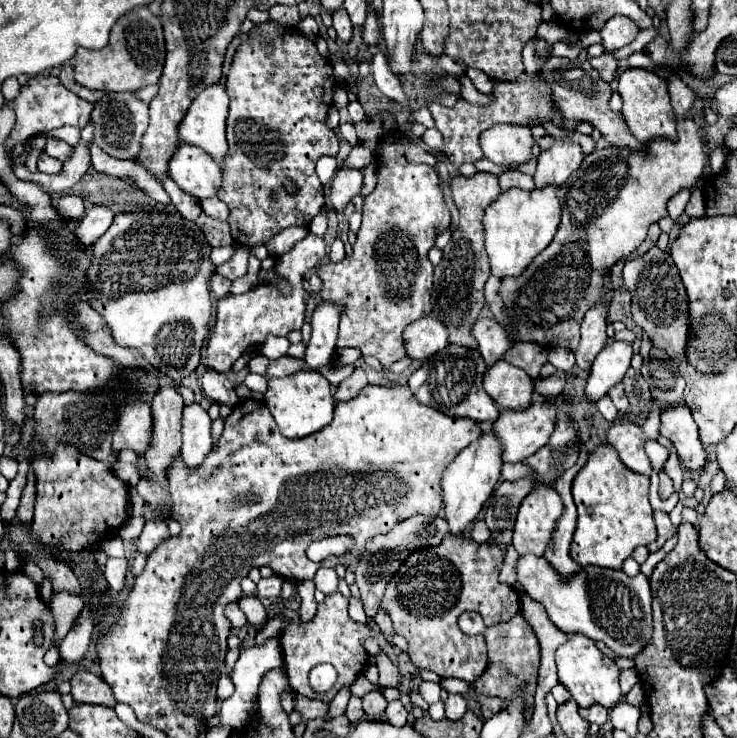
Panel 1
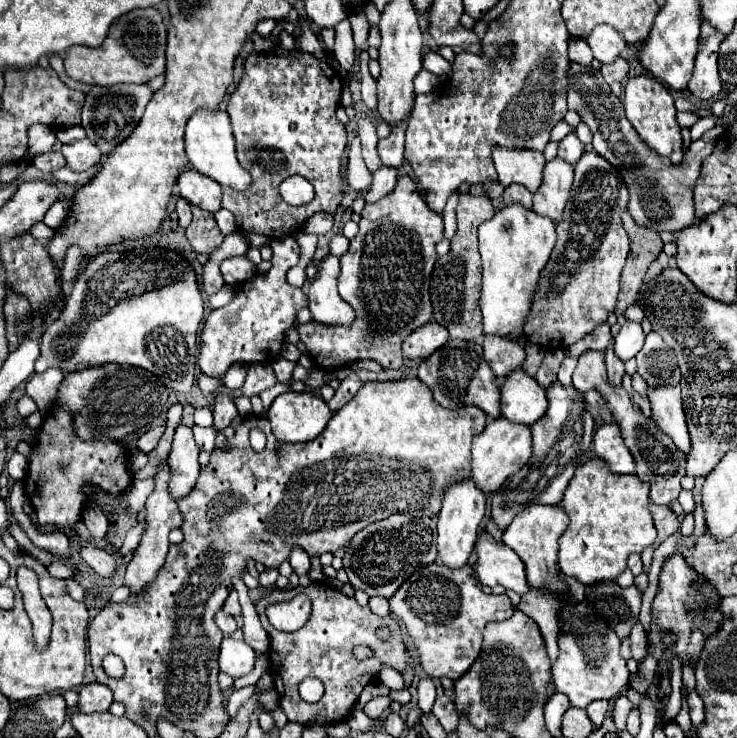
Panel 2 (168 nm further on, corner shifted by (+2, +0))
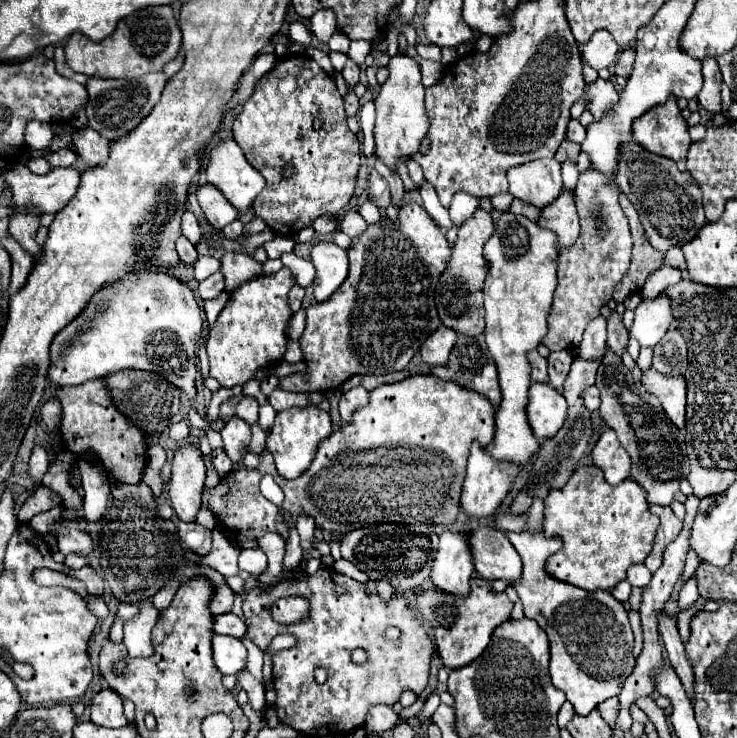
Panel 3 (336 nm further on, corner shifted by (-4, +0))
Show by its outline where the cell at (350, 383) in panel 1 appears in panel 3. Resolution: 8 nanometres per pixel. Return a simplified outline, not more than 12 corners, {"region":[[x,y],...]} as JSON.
{"region":[[361,385],[341,395],[339,413],[349,423],[353,411],[367,405],[369,393]]}

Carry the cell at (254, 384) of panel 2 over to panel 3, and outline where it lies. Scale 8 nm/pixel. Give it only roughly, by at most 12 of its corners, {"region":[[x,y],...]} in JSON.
{"region":[[243,397],[235,407],[235,417],[249,425],[257,423],[259,403]]}

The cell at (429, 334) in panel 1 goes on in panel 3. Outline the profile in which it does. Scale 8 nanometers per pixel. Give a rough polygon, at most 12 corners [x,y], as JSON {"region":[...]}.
{"region":[[439,327],[421,347],[427,365],[443,365],[457,333]]}

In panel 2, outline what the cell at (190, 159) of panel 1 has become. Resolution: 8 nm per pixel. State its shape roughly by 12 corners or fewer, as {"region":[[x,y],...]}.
{"region":[[195,169],[175,189],[209,213],[221,207],[221,185]]}

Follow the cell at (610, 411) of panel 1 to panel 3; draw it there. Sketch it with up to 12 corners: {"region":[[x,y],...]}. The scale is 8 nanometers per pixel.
{"region":[[589,387],[583,393],[583,405],[587,411],[599,407],[599,389]]}

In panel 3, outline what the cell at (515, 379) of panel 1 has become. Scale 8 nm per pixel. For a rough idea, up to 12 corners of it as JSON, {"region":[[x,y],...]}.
{"region":[[533,383],[527,417],[539,441],[567,419],[567,401],[549,383]]}

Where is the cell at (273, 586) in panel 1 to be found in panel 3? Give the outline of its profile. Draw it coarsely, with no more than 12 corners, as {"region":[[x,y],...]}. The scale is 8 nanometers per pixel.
{"region":[[265,533],[257,545],[269,559],[269,569],[259,575],[263,583],[275,583],[283,569],[285,539]]}

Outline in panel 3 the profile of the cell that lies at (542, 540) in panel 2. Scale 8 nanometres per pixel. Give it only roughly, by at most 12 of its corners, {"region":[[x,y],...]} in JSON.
{"region":[[507,533],[511,587],[549,637],[549,675],[577,715],[619,695],[635,667],[627,611],[609,591],[547,575],[561,543]]}

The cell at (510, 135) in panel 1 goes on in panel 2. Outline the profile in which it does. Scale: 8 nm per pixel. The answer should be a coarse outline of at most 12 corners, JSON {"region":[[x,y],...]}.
{"region":[[495,145],[491,157],[503,187],[541,185],[543,153]]}

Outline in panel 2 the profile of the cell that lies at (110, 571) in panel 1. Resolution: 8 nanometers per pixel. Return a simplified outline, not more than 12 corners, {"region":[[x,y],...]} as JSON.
{"region":[[95,543],[79,545],[81,557],[101,577],[113,577],[117,553]]}

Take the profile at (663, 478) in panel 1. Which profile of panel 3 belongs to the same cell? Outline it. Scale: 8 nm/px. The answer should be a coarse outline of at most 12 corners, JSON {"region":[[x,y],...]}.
{"region":[[609,349],[599,415],[649,505],[689,471],[683,433]]}

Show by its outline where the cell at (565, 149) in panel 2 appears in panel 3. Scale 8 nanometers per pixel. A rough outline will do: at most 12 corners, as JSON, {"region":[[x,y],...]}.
{"region":[[563,163],[565,191],[573,193],[577,185],[577,165]]}

